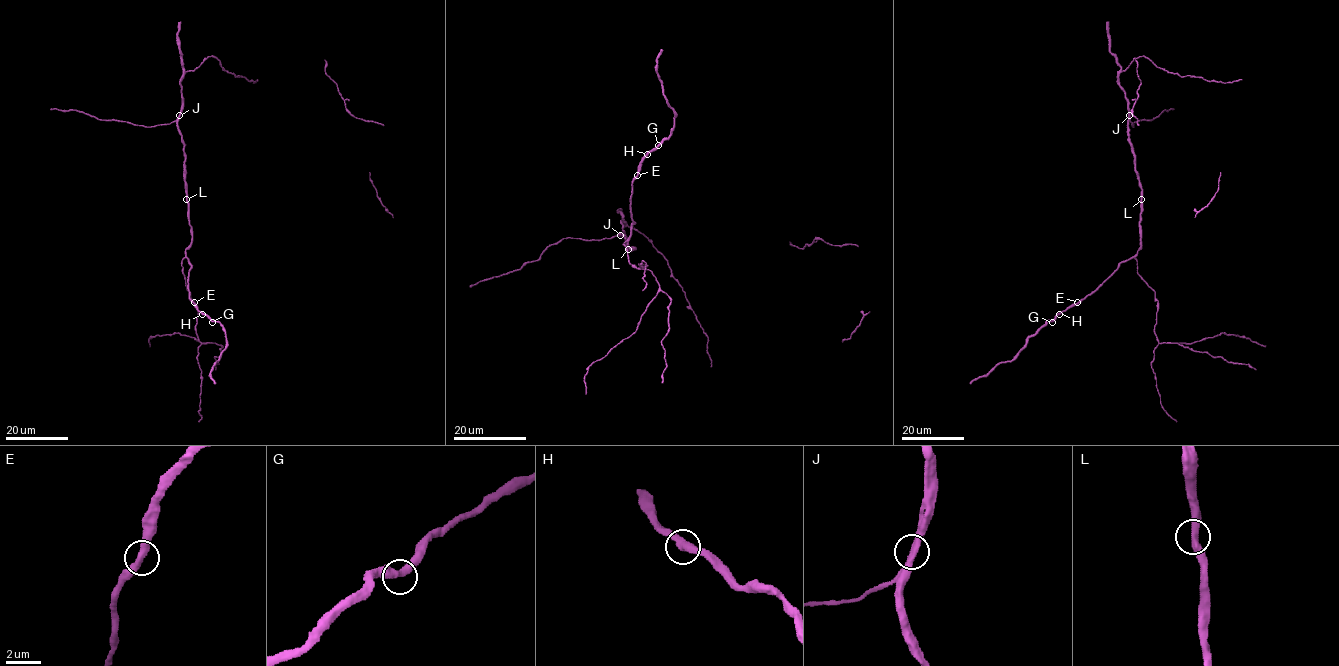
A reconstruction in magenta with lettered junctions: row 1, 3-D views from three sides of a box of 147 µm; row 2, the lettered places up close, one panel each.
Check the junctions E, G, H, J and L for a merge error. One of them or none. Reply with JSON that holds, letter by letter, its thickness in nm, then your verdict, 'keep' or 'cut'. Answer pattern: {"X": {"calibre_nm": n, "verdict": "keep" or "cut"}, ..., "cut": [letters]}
{"E": {"calibre_nm": 400, "verdict": "keep"}, "G": {"calibre_nm": 400, "verdict": "keep"}, "H": {"calibre_nm": 440, "verdict": "keep"}, "J": {"calibre_nm": 400, "verdict": "keep"}, "L": {"calibre_nm": 400, "verdict": "keep"}, "cut": []}

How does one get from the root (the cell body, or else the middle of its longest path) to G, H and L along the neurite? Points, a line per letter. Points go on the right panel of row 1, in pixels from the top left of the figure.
G: (1129, 113), (1129, 141), (1141, 190), (1141, 247), (1095, 290), (1052, 322)
H: (1129, 113), (1129, 141), (1141, 190), (1141, 247), (1095, 290), (1059, 314)
L: (1129, 113), (1129, 141), (1141, 199)

